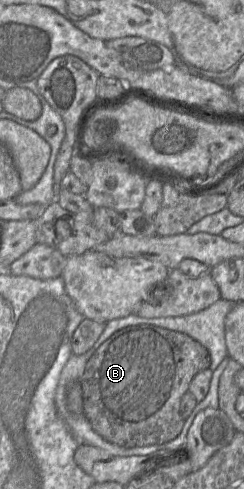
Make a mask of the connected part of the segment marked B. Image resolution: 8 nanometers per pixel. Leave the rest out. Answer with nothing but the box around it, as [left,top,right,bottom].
[80,325,210,447]

